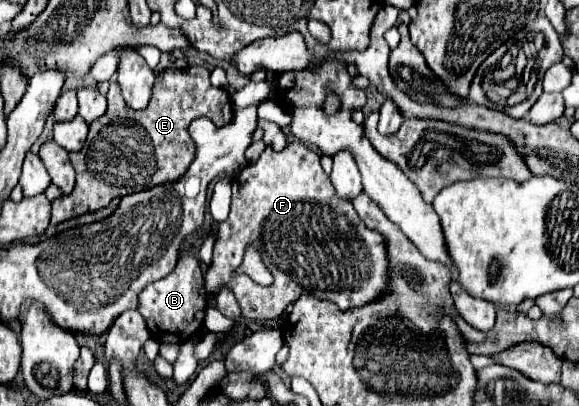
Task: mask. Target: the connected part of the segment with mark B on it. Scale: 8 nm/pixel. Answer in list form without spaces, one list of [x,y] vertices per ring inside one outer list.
[[[182,255],[170,275],[152,285],[146,285],[144,293],[140,295],[138,311],[146,319],[152,337],[162,343],[182,343],[186,337],[200,331],[206,313],[206,287],[200,261],[196,257]]]

